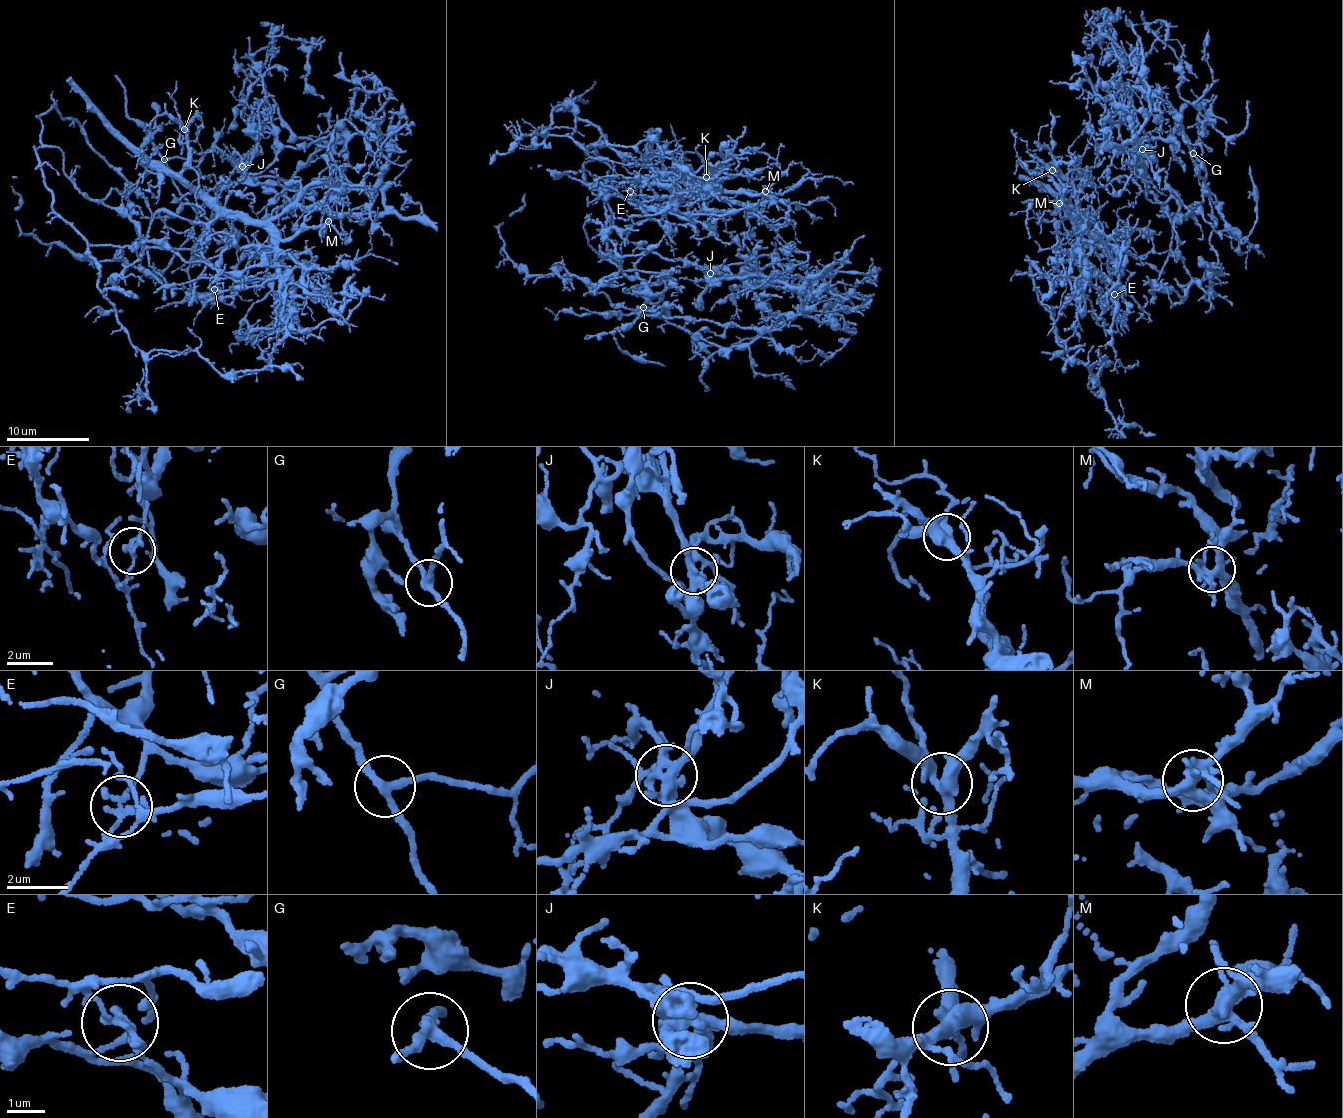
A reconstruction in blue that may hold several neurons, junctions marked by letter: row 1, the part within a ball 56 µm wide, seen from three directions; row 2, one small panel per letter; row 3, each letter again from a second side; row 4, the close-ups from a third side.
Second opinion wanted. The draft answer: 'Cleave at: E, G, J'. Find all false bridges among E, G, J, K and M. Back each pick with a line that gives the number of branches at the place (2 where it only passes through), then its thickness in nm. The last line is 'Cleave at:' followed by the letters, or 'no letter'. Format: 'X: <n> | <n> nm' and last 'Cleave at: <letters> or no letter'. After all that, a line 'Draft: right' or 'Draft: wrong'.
E: 2 | 220 nm
J: 5 | 360 nm
Cleave at: E, J
Draft: wrong

